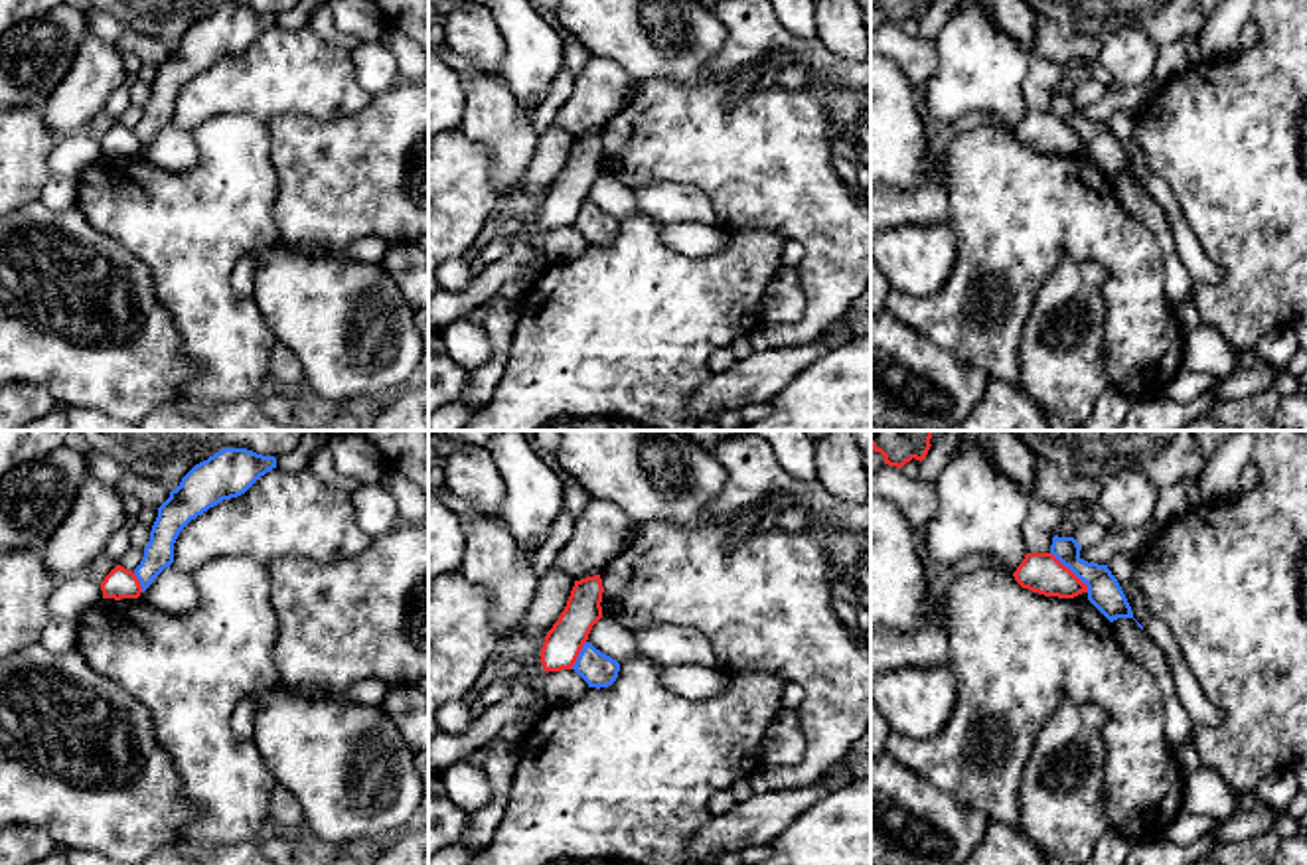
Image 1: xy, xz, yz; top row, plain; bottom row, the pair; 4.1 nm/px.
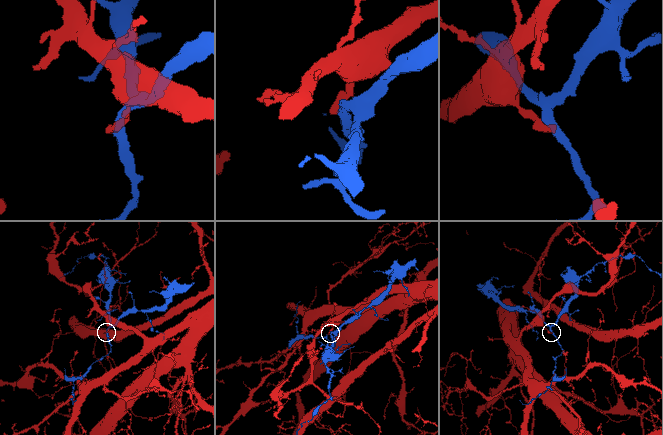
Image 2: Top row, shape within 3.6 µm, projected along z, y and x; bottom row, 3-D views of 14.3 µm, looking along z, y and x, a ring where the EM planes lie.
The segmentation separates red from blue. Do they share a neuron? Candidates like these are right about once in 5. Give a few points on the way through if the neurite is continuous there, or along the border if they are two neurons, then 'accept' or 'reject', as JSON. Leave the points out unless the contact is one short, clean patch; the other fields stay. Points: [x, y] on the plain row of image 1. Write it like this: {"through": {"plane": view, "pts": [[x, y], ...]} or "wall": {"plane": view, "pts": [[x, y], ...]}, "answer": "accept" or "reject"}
{"wall": {"plane": "yz", "pts": [[1051, 109], [1088, 149]]}, "answer": "reject"}

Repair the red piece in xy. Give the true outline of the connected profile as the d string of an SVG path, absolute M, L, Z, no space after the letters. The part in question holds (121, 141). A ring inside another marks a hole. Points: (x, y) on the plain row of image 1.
M116 122L101 140L103 156L138 156L142 150L136 132L120 122Z

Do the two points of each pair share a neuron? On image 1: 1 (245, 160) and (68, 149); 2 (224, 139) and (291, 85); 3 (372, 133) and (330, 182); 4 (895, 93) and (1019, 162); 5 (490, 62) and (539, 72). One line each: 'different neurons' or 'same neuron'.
1: different neurons
2: different neurons
3: same neuron
4: different neurons
5: different neurons

